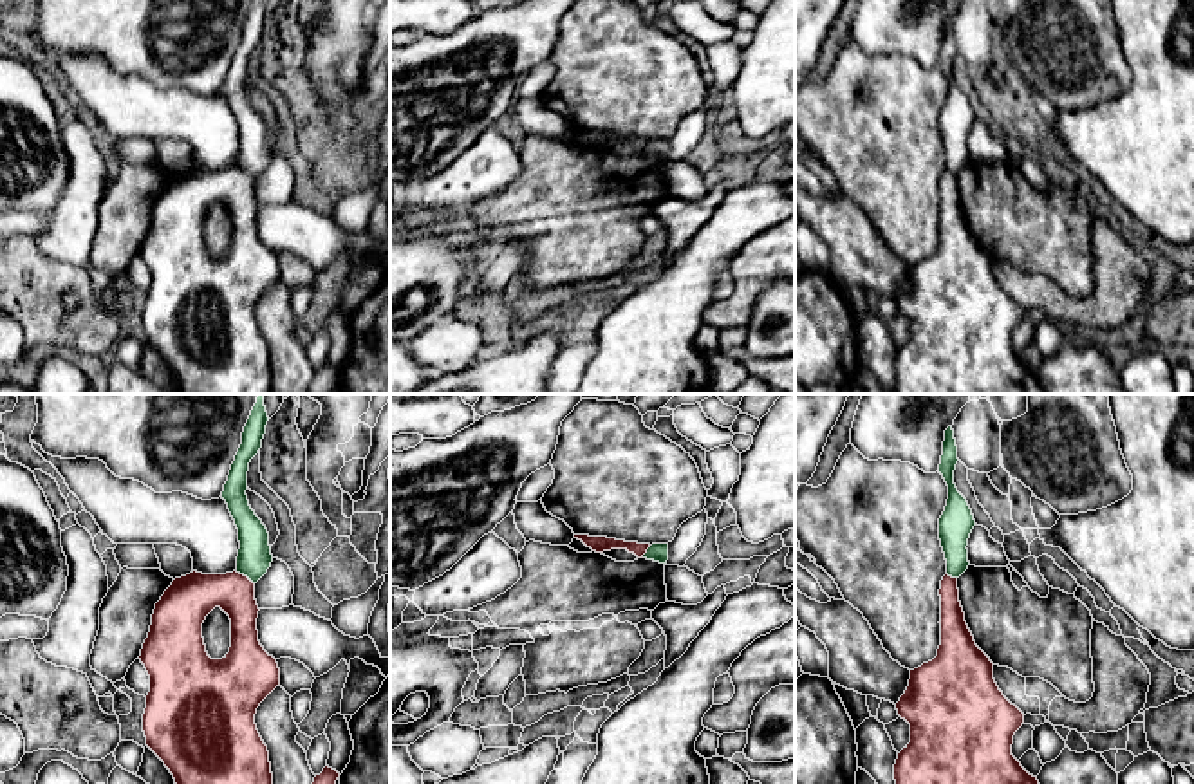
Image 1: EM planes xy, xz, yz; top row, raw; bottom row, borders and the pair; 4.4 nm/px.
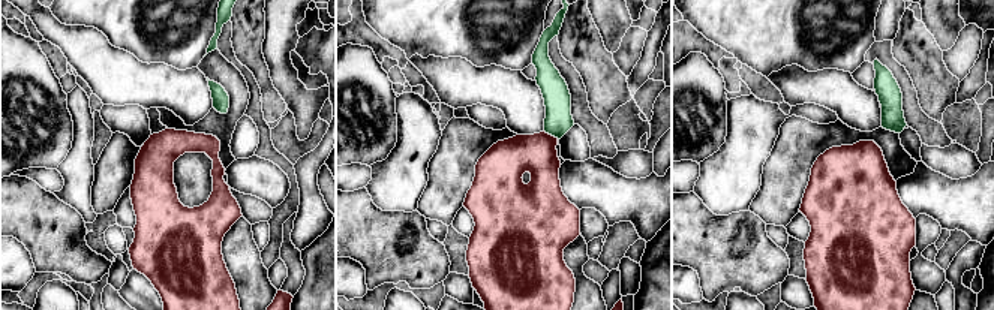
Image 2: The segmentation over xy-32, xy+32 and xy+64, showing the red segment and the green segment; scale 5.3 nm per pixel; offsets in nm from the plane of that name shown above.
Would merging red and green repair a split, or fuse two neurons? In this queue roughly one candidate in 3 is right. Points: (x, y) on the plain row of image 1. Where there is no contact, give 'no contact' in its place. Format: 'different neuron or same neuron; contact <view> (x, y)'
different neuron; contact xy (242, 170)

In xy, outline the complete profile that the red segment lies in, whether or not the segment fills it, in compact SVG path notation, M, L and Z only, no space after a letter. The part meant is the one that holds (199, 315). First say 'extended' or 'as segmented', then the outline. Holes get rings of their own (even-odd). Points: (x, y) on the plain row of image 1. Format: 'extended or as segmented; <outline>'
as segmented; M193 166L175 173L155 199L139 251L150 271L143 327L146 341L175 374L175 394L273 394L269 347L255 309L280 280L280 264L258 237L258 206L255 179L237 166ZM215 202L231 215L231 242L222 255L208 251L202 233L202 219Z

